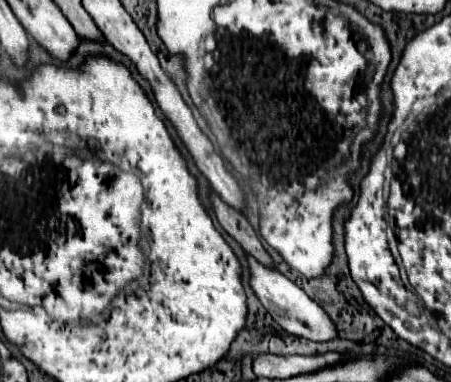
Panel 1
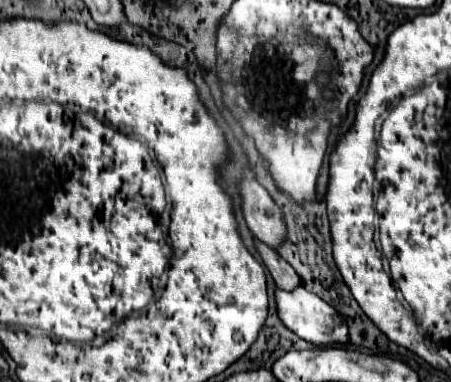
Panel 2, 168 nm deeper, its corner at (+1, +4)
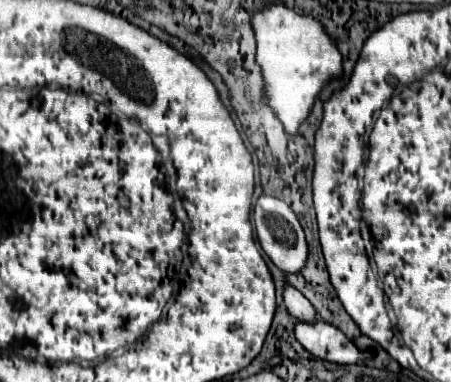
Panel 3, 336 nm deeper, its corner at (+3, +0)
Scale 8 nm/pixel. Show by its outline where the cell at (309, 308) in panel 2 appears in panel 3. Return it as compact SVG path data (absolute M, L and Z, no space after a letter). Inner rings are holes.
M318 320L314 326L306 326L304 322L296 322L296 338L298 342L320 360L336 362L336 364L358 364L366 360L366 352L358 350L338 328L326 326L326 322Z

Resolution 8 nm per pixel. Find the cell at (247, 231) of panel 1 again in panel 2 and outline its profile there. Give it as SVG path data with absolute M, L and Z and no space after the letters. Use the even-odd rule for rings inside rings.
M254 238L254 244L256 244L256 250L258 250L260 258L264 260L264 266L272 274L272 278L274 278L274 282L276 282L278 288L282 288L282 290L294 290L296 286L300 286L298 274L292 270L292 266L282 256L278 256L278 252L274 248L266 246L258 238Z

